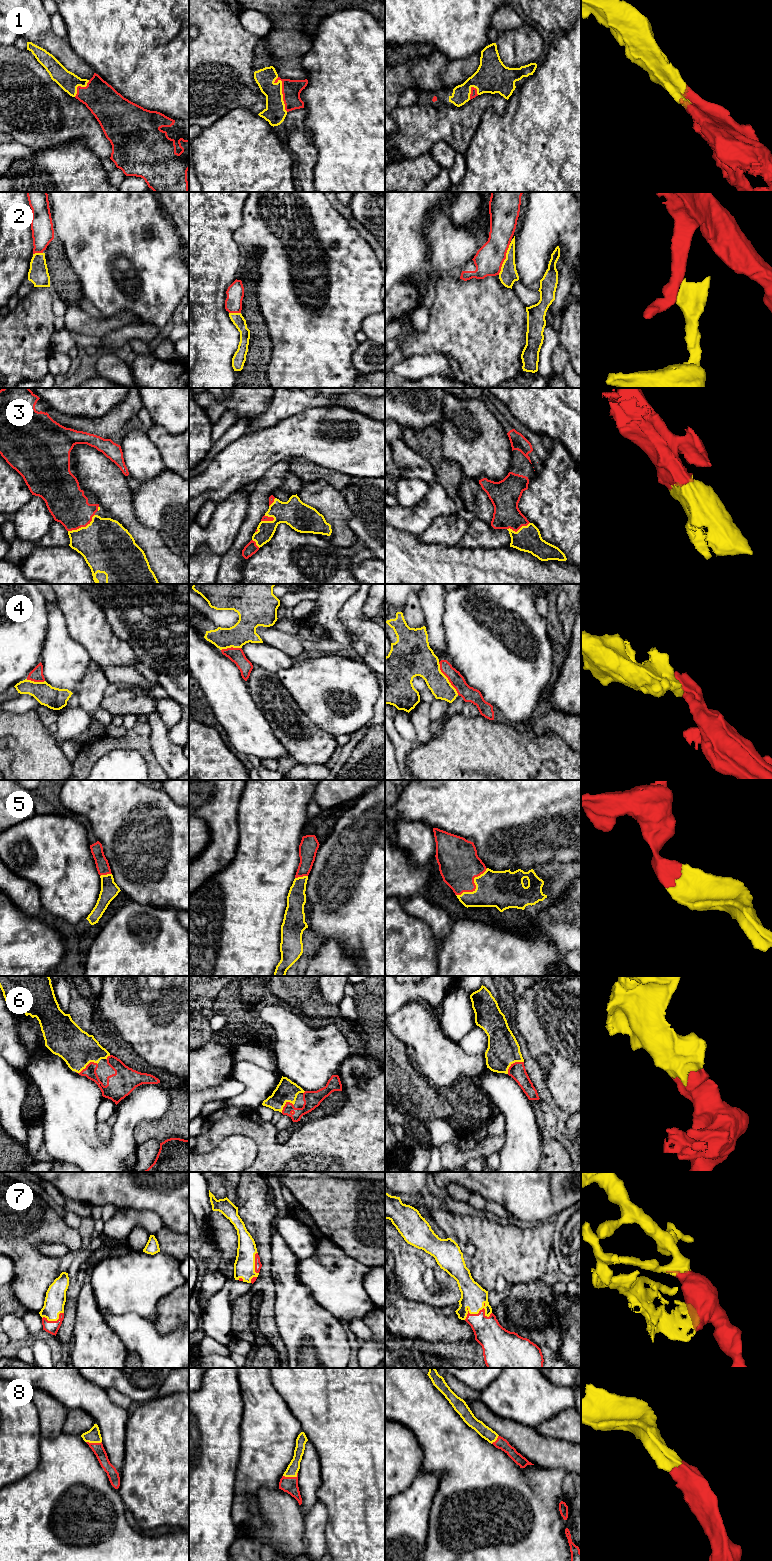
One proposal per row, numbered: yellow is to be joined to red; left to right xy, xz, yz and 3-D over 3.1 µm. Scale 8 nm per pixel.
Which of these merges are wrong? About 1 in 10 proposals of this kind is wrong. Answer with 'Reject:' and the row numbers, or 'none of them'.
Reject: 2

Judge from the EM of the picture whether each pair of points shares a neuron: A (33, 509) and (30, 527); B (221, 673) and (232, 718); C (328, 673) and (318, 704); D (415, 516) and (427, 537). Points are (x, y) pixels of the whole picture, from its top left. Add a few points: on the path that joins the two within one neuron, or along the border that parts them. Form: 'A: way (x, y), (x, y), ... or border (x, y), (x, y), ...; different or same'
A: way (33, 513), (32, 523); same
B: way (222, 684), (232, 707); same
C: way (328, 681), (328, 686), (321, 696); same
D: border (441, 516), (437, 516), (419, 536); different

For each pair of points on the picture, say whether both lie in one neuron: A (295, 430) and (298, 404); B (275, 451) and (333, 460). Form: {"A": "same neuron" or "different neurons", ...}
{"A": "different neurons", "B": "same neuron"}

